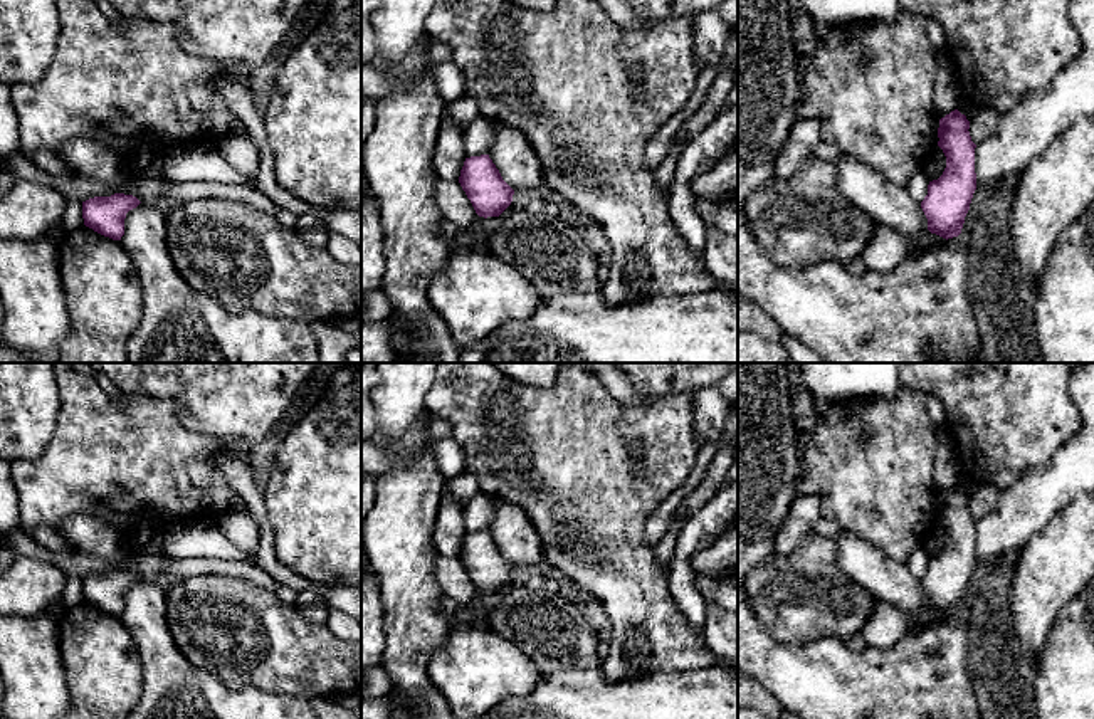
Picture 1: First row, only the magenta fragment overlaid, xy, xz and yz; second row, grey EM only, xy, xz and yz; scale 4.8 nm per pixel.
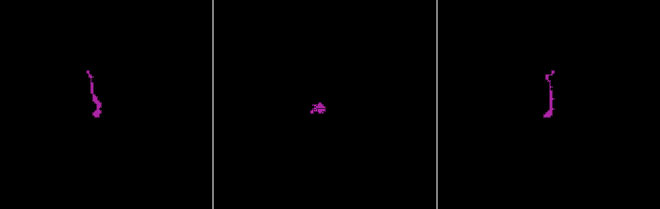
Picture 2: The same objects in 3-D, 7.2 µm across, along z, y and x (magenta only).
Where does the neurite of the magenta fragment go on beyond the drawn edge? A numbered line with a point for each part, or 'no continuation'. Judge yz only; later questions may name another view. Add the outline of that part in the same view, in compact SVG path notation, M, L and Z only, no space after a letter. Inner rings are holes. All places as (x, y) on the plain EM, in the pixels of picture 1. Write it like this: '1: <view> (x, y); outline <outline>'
no continuation

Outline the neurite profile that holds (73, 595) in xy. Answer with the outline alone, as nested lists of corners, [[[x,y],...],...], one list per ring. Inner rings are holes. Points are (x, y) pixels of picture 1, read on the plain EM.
[[[69,576],[59,600],[66,608],[76,606],[84,601],[82,580]]]

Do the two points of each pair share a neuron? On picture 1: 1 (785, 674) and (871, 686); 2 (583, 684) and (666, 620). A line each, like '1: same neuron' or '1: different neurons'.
1: same neuron
2: different neurons

